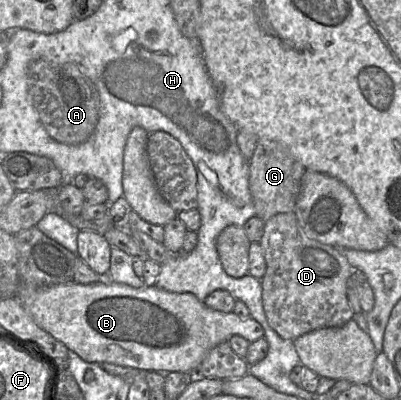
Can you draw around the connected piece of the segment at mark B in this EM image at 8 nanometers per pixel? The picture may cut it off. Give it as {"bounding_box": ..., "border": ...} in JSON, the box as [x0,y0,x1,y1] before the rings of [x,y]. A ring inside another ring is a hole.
{"bounding_box":[16,276,264,372],"border":[[[107,276],[104,277],[96,283],[92,284],[79,284],[76,282],[49,285],[49,286],[37,286],[35,284],[22,284],[19,281],[19,288],[16,293],[16,297],[27,311],[27,313],[33,318],[35,323],[44,329],[46,332],[51,334],[55,339],[62,342],[67,346],[71,351],[77,353],[83,360],[87,362],[95,363],[113,363],[120,366],[129,366],[133,368],[138,368],[142,370],[149,371],[167,371],[167,372],[196,372],[196,369],[202,363],[207,354],[217,345],[222,342],[226,342],[233,335],[240,335],[250,343],[258,340],[259,338],[264,337],[264,329],[262,325],[257,322],[251,316],[241,318],[234,312],[224,313],[221,311],[216,311],[204,304],[203,301],[200,301],[192,293],[175,293],[161,289],[155,285],[144,286],[142,288],[134,288],[126,284],[116,283],[107,279]]]}

